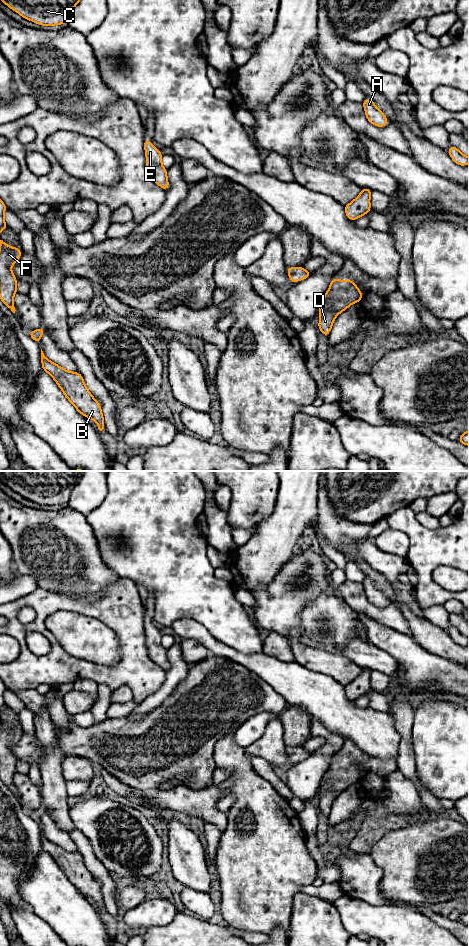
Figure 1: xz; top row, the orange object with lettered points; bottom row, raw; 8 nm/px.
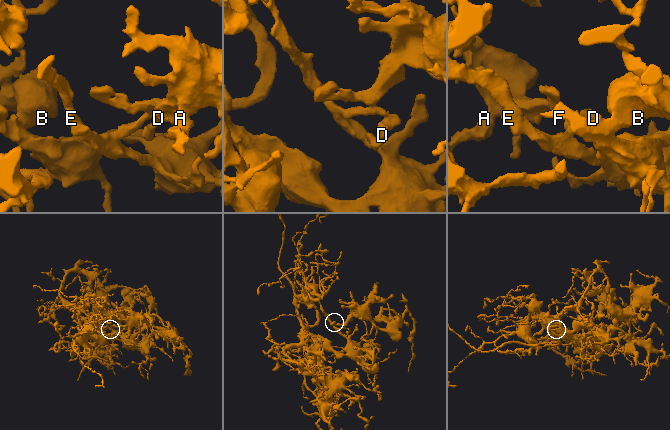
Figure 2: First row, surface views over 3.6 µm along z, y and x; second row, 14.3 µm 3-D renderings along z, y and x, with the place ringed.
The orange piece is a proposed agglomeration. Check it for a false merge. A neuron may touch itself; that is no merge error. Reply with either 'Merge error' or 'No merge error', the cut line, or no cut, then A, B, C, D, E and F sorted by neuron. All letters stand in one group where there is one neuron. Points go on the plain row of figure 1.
No merge error. No split. Groups: A B C D E F

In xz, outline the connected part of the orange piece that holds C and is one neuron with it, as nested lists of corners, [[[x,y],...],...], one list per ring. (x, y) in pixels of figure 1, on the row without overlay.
[[[0,471],[0,480],[41,506],[68,503],[84,471]]]

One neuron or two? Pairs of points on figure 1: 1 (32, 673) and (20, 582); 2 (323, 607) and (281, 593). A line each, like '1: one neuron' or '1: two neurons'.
1: two neurons
2: two neurons

